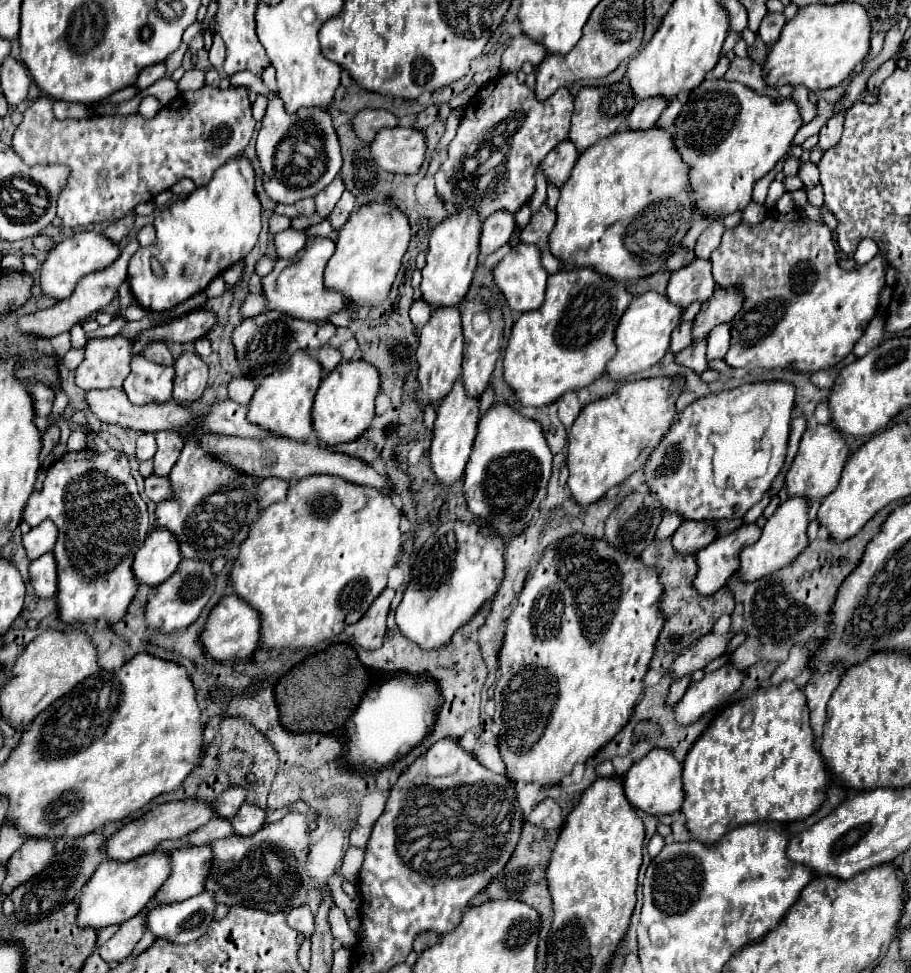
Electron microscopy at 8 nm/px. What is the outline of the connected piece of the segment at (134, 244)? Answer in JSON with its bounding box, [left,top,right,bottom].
[14,241,138,339]

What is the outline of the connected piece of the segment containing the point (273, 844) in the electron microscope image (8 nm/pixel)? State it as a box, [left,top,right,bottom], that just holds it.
[206,811,312,913]

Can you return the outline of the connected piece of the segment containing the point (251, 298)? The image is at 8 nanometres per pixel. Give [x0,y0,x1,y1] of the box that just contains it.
[242,293,266,317]

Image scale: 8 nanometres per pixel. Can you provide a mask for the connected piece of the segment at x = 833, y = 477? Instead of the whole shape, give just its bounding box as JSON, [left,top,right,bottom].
[786,423,850,501]

